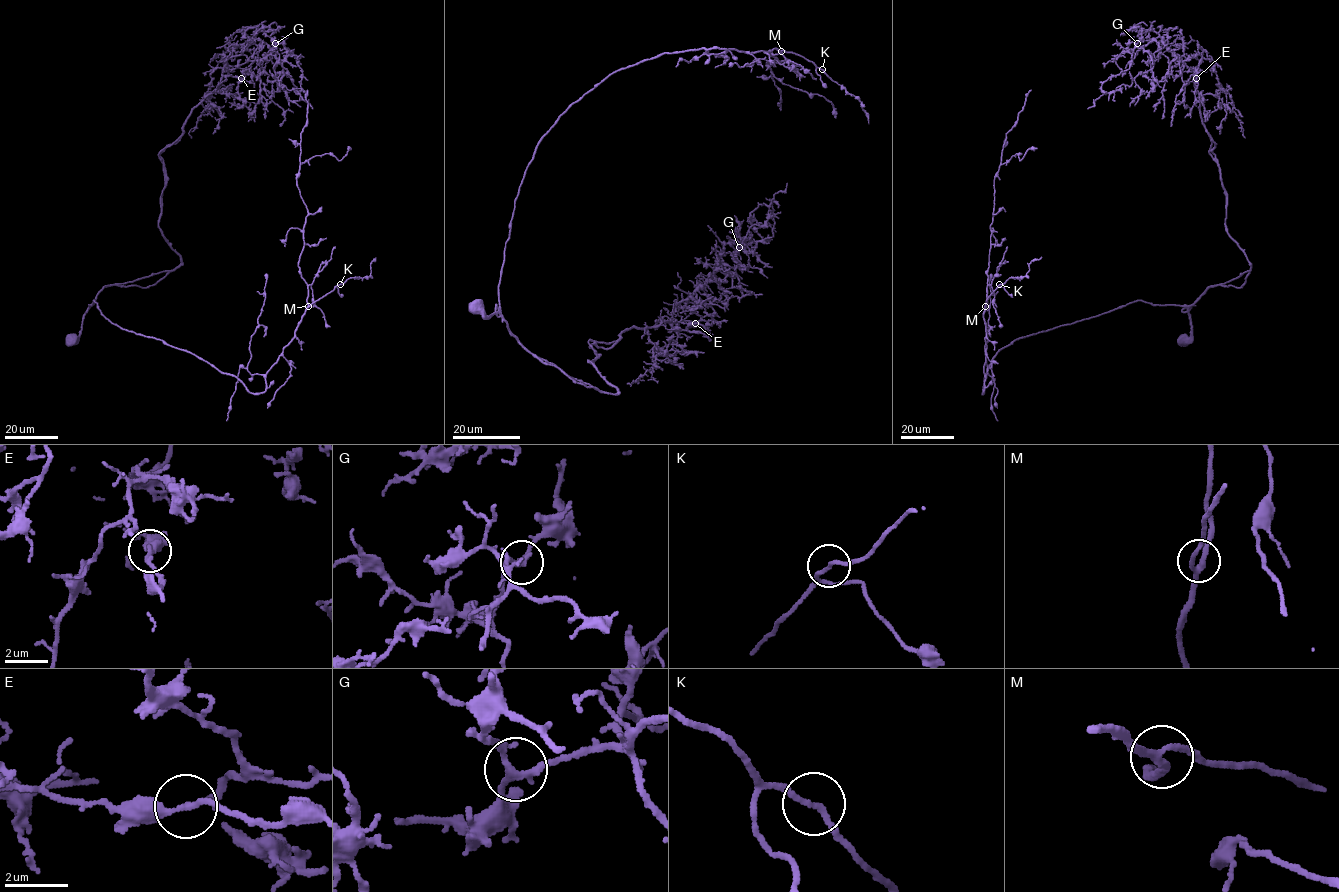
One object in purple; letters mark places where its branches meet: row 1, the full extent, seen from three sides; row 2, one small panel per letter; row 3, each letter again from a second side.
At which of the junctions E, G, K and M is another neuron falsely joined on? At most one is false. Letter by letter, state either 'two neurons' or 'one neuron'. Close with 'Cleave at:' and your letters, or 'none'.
E: one neuron
G: one neuron
K: one neuron
M: one neuron
Cleave at: none

